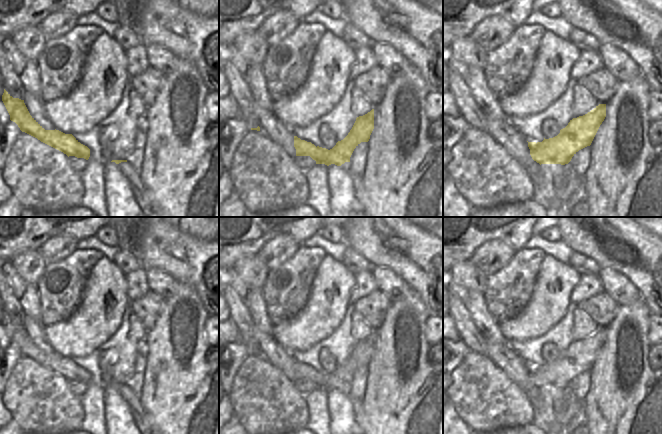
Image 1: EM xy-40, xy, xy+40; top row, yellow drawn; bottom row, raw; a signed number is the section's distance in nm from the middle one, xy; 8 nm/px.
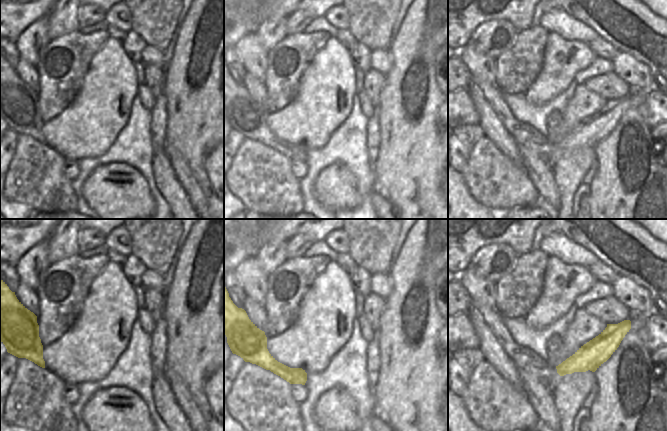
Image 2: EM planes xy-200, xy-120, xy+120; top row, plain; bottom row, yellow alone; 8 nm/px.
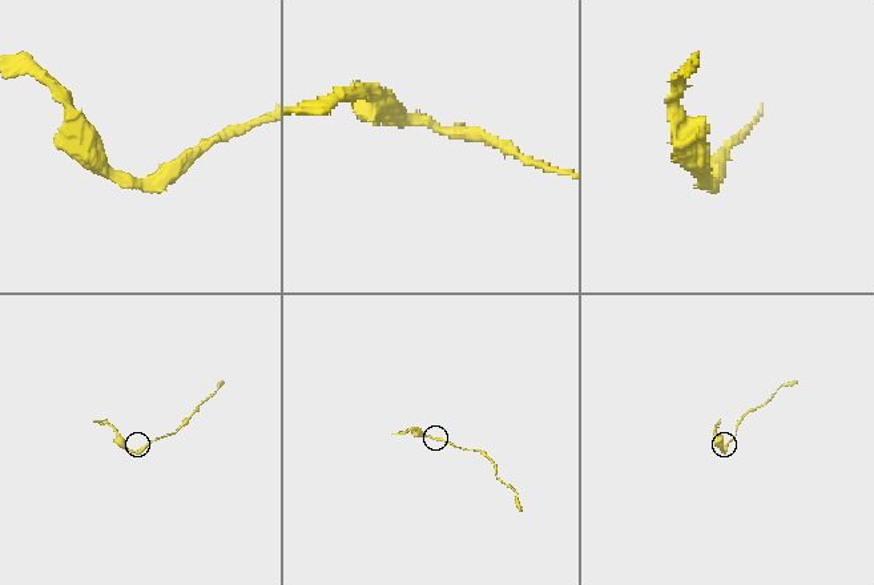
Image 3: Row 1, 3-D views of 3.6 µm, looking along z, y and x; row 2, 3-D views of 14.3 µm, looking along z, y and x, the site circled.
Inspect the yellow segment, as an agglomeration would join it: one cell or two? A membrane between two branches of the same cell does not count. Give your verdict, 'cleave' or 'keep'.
cleave

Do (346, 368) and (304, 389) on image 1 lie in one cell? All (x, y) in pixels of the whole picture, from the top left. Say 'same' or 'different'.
same

